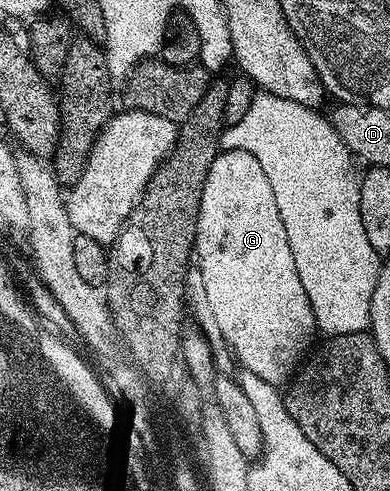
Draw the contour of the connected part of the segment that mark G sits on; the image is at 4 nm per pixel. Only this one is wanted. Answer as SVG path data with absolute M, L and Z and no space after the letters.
M227 149L215 158L199 201L193 252L202 272L202 289L206 292L206 305L214 316L214 325L238 356L241 368L252 375L260 375L260 379L275 387L281 386L281 381L286 376L289 378L307 356L316 326L304 283L300 283L296 271L296 259L292 259L292 247L288 247L288 231L284 231L280 211L276 211L272 183L268 183L268 175L264 175L264 167L260 167L256 155Z

